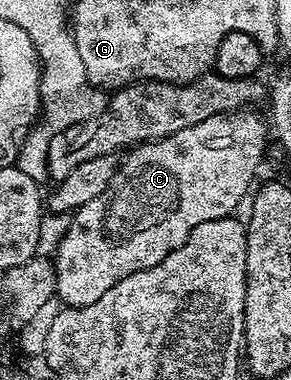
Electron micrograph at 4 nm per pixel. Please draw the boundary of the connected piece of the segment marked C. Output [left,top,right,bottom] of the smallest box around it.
[54,110,270,308]

